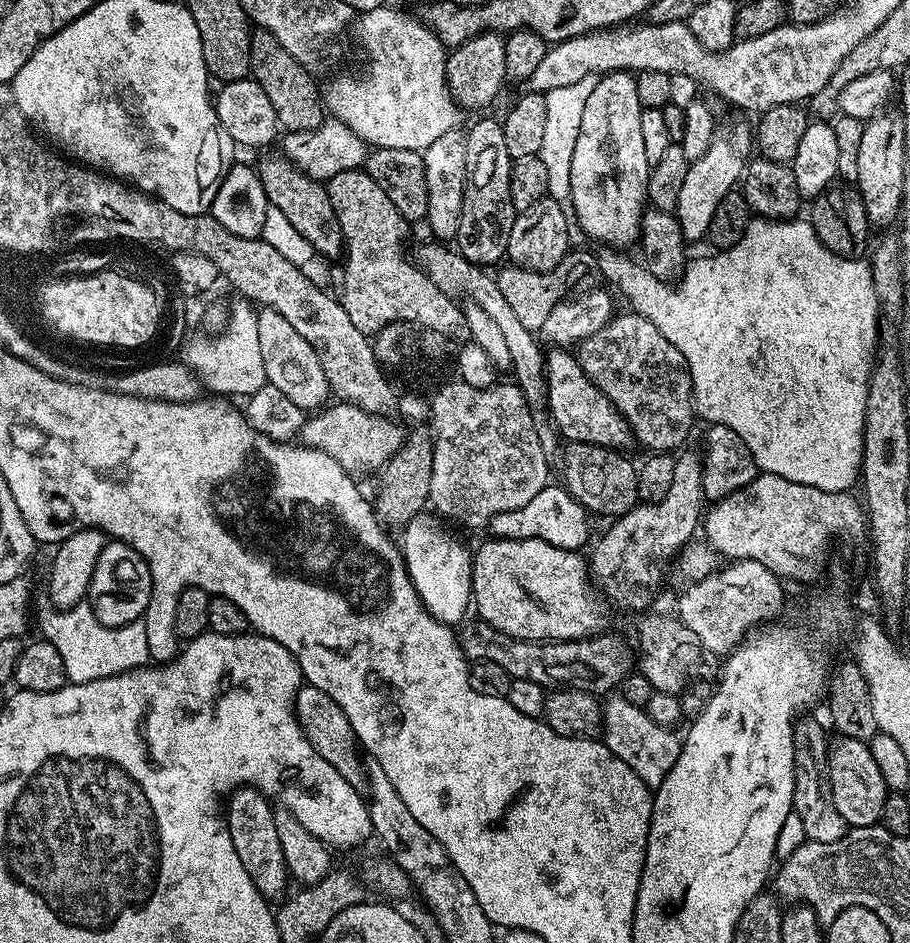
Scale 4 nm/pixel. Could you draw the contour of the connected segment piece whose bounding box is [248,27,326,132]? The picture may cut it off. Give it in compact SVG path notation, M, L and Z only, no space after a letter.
M255 27L249 35L248 63L251 77L266 91L274 107L277 123L285 131L305 132L316 129L326 118L322 96L312 82L311 73L282 49L281 43L264 28Z

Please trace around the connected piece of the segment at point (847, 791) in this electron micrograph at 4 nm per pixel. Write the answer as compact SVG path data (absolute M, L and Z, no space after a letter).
M837 735L835 739L827 745L826 784L830 789L830 803L836 808L836 816L853 824L856 830L879 825L889 789L881 770L875 765L869 745L849 736Z

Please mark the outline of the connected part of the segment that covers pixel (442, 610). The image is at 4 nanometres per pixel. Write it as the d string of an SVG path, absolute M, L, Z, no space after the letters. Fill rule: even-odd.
M423 510L416 514L401 529L401 557L409 583L429 613L441 623L456 626L463 621L462 616L471 603L473 553L466 552L458 541L452 540L443 526L446 527L441 517L433 511ZM448 586L452 586L454 599L448 593Z

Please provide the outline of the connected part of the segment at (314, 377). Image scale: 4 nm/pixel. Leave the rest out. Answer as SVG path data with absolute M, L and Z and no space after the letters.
M260 308L256 321L258 346L262 346L262 366L266 366L267 383L276 387L294 406L303 410L323 409L329 403L330 391L322 365L310 342L302 334L298 334L273 308Z

